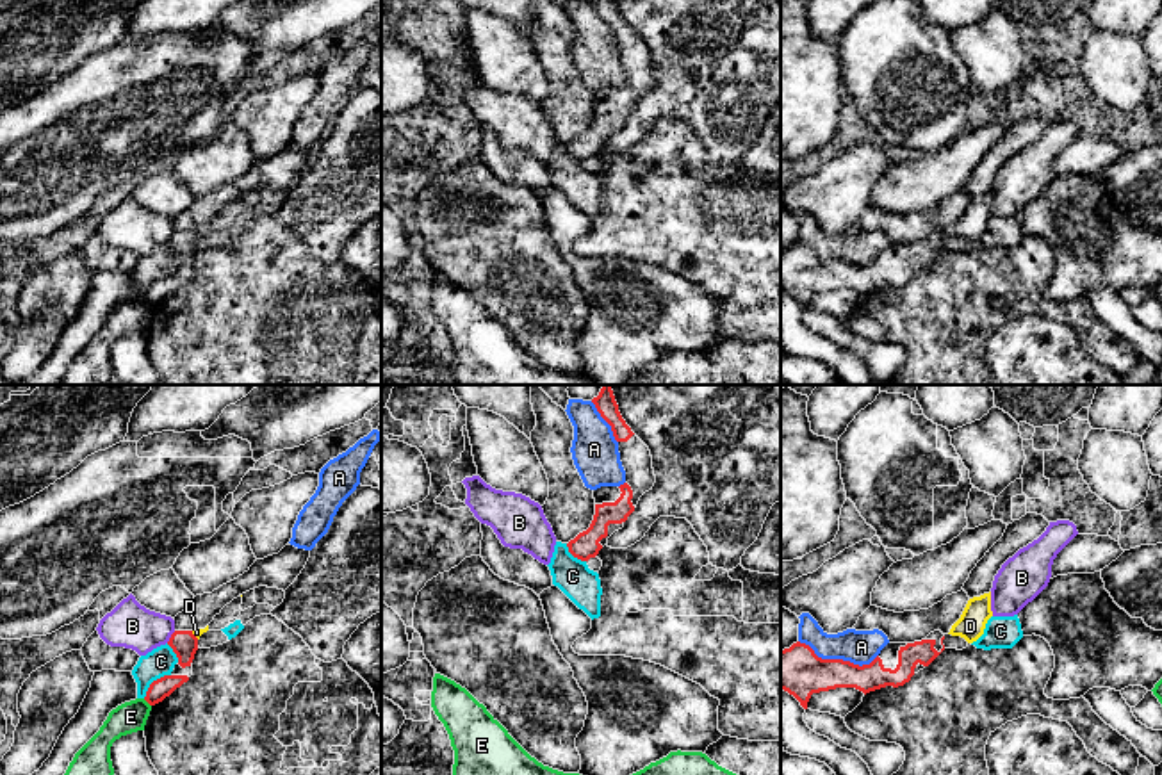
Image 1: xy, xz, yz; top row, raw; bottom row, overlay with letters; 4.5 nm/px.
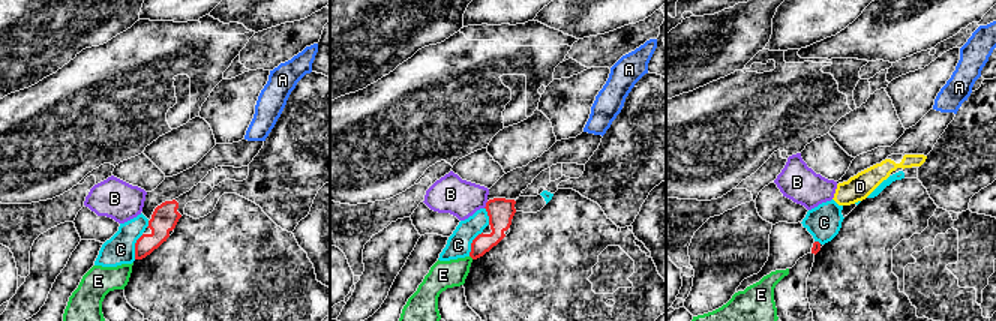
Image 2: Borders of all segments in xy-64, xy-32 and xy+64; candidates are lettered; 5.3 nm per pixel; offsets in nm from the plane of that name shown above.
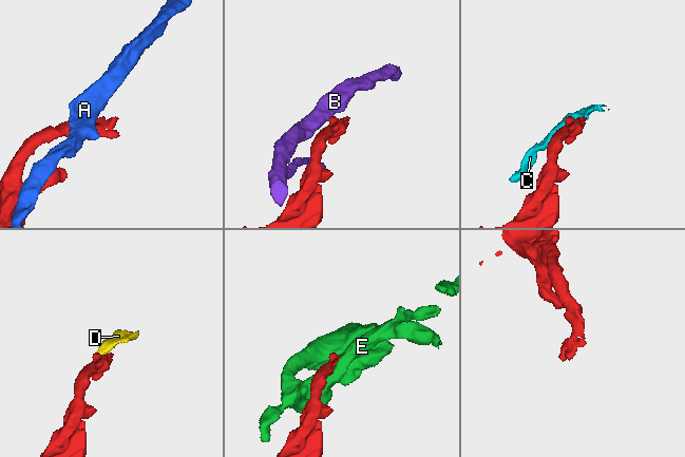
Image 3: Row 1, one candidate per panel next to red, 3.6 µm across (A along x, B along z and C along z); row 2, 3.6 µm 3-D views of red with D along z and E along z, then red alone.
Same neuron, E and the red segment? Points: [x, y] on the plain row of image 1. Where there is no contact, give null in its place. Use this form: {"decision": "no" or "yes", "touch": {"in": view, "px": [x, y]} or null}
{"decision": "no", "touch": {"in": "xy", "px": [147, 301]}}

